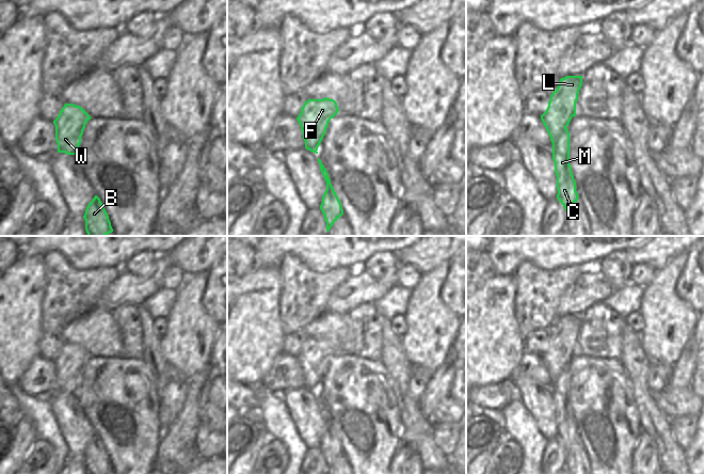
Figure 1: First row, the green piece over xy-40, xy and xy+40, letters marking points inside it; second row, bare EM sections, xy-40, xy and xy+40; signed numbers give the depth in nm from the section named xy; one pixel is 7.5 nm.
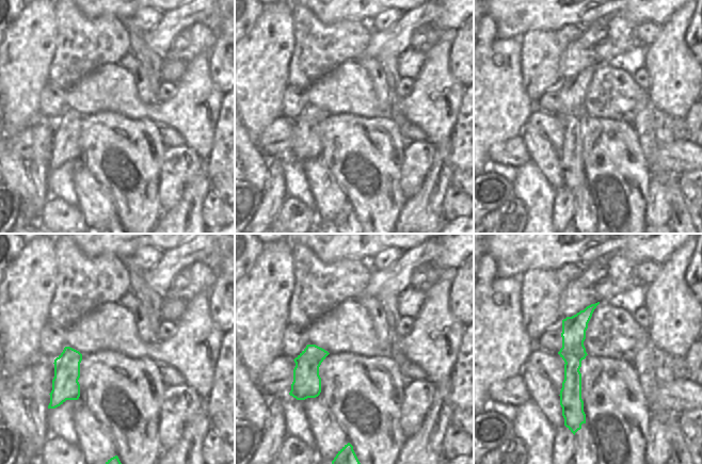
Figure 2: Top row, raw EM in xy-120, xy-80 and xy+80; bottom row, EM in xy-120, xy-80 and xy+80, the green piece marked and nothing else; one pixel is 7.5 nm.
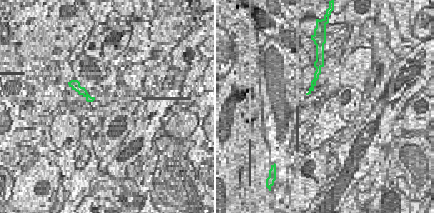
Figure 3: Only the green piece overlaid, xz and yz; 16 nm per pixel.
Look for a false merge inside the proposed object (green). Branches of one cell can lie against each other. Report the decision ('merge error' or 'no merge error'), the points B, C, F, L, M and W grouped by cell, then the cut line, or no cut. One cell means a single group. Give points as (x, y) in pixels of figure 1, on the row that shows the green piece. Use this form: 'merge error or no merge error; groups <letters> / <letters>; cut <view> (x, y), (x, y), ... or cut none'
merge error; groups B C M / F L W; cut xy+40 (565, 127), (558, 140), (553, 144)

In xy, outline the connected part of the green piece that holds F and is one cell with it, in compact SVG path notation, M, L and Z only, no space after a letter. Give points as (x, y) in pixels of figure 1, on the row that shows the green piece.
M327 97L305 101L297 120L303 132L306 149L313 153L318 151L326 132L329 122L338 111L337 102Z

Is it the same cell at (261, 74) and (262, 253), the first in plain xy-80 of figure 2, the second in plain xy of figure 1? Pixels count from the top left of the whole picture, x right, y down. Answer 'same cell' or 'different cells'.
different cells

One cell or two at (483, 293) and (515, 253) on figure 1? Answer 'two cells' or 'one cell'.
two cells

